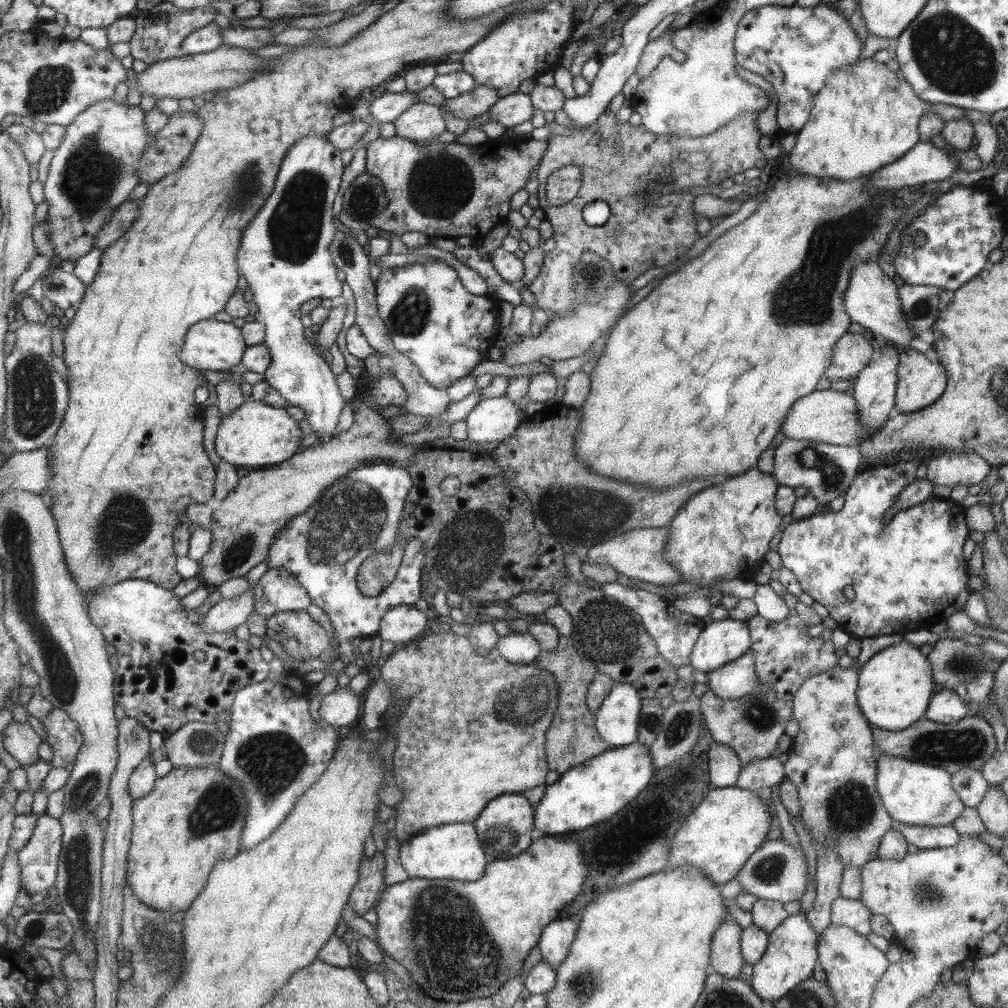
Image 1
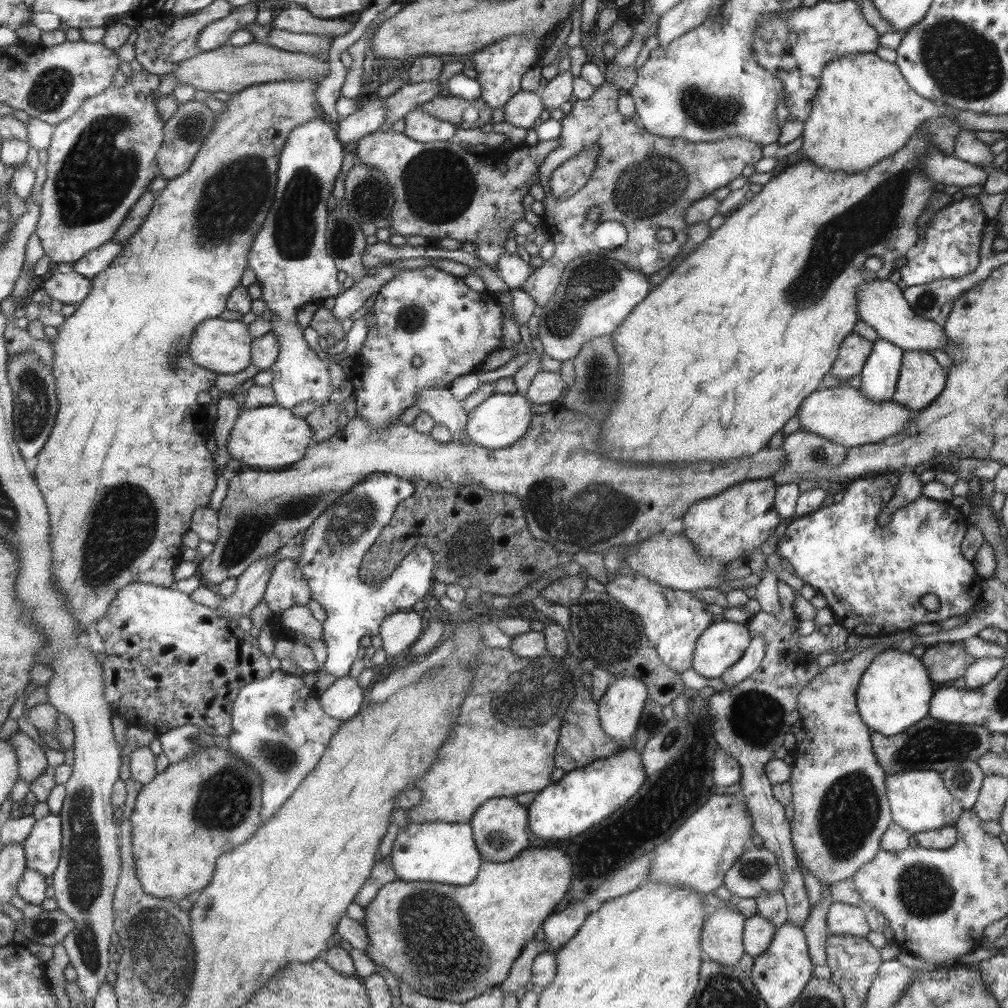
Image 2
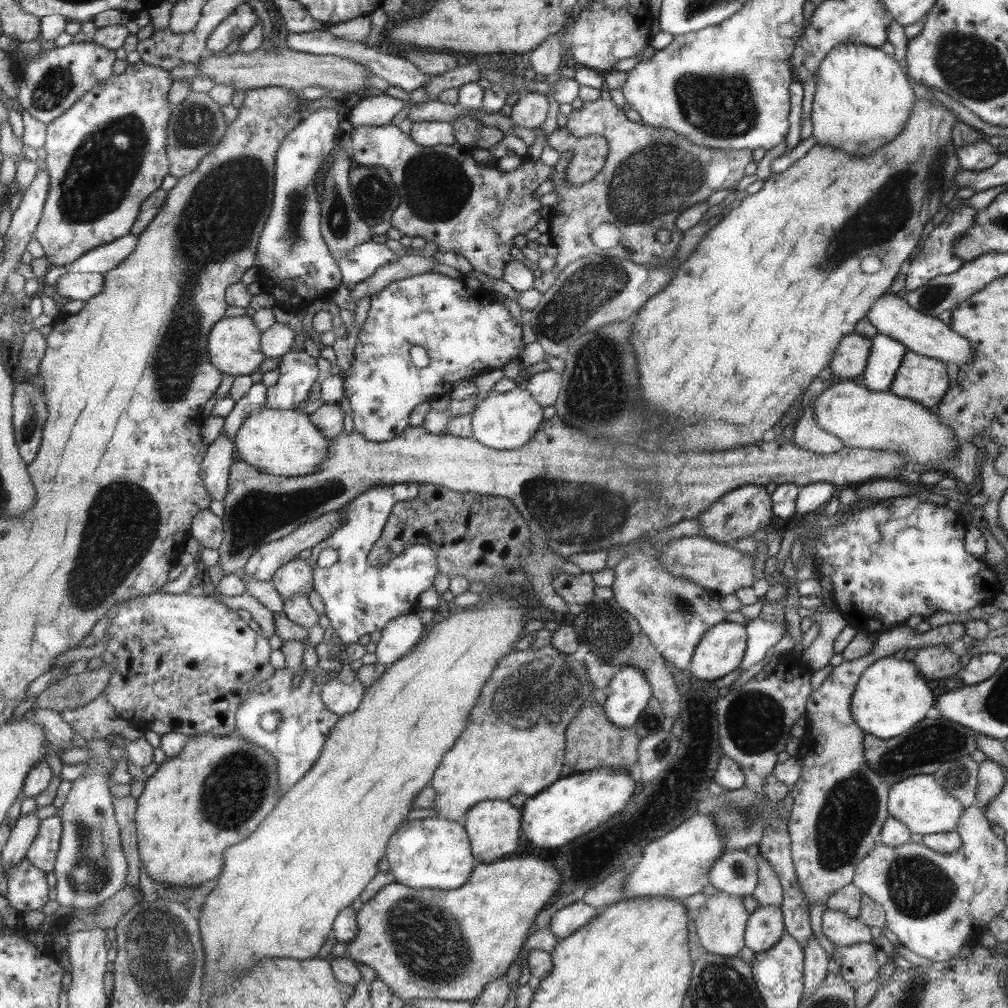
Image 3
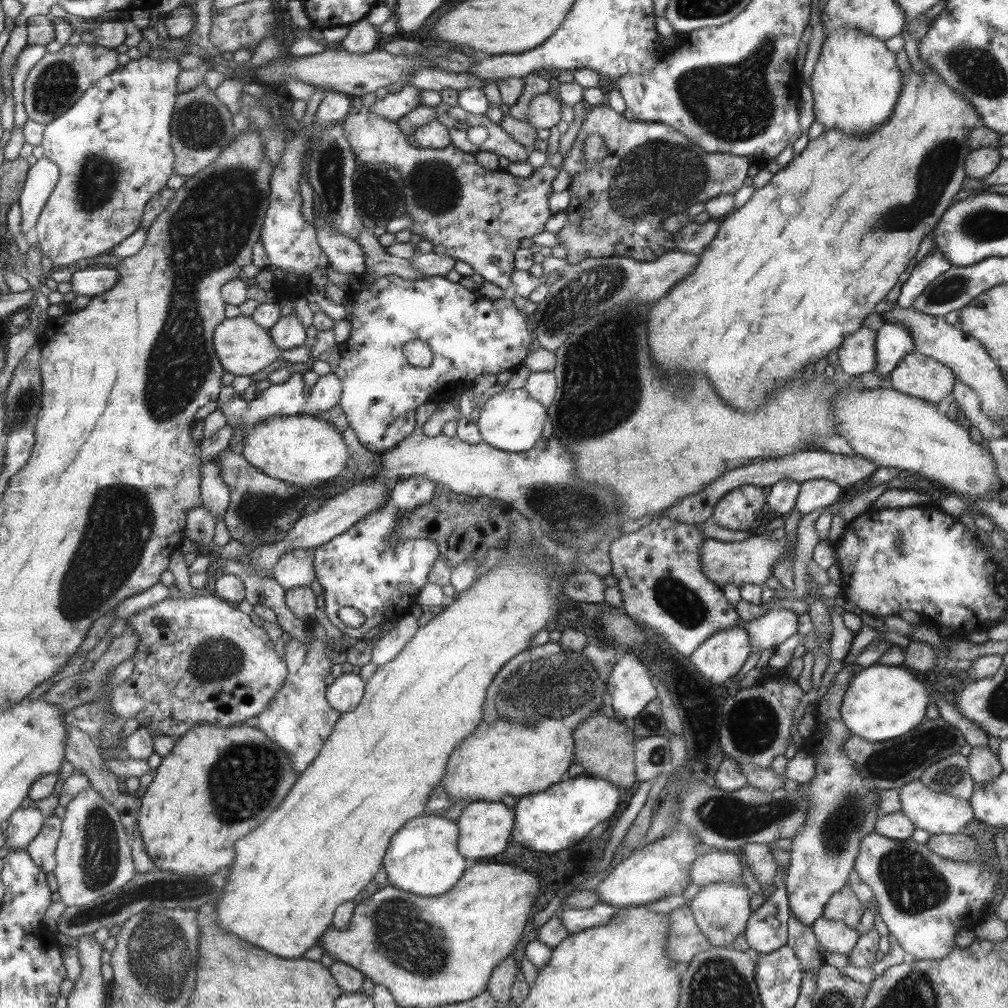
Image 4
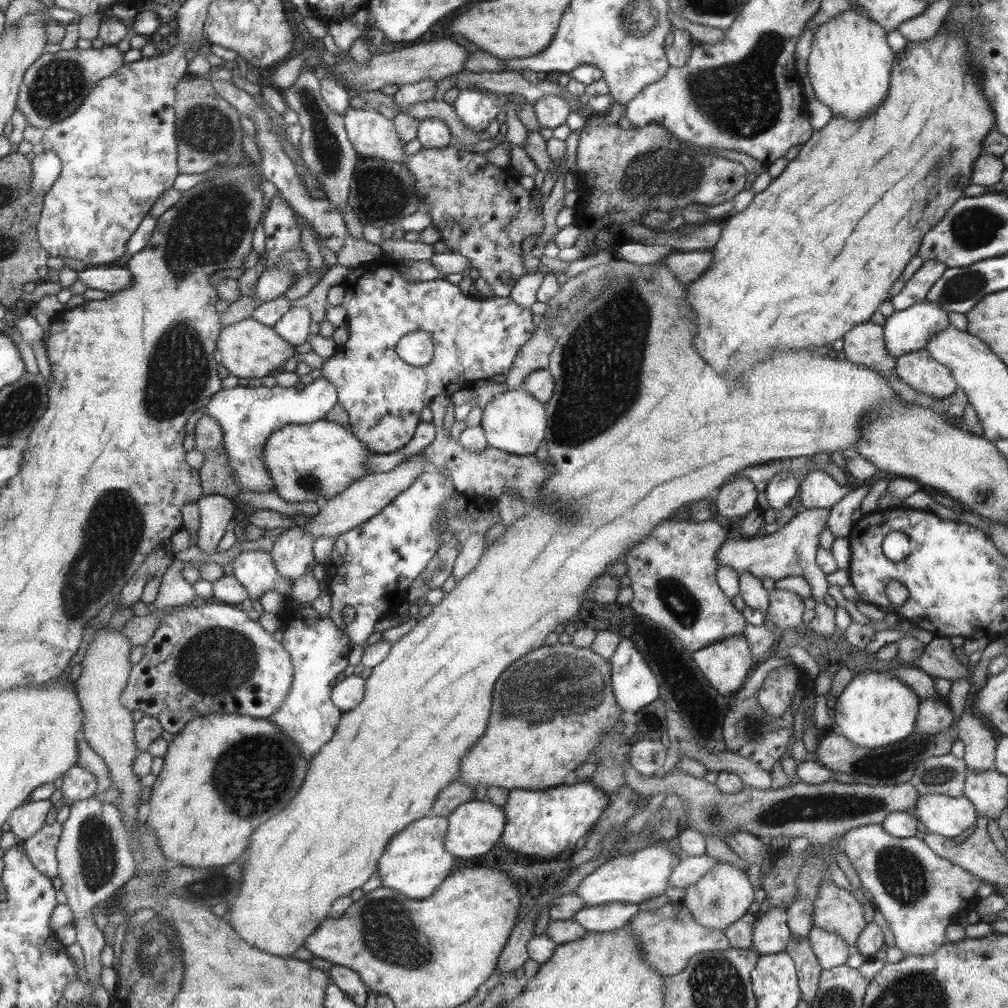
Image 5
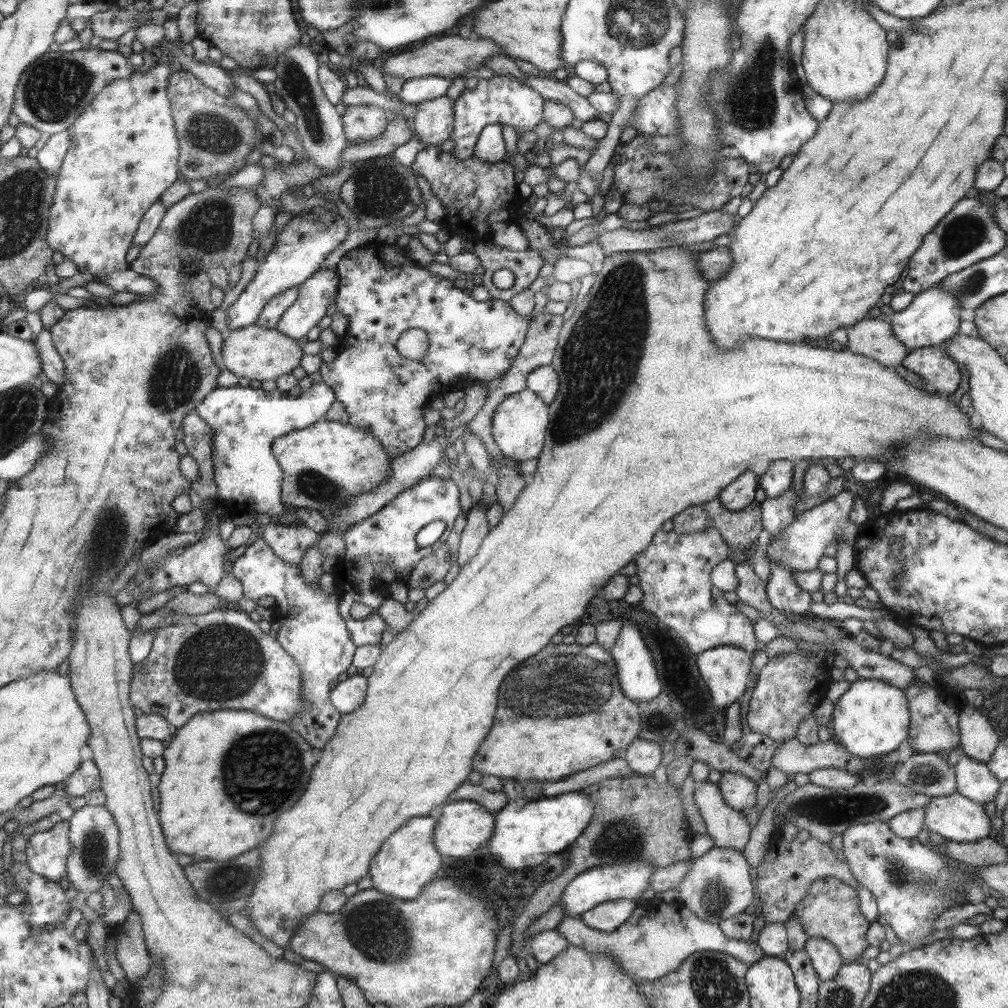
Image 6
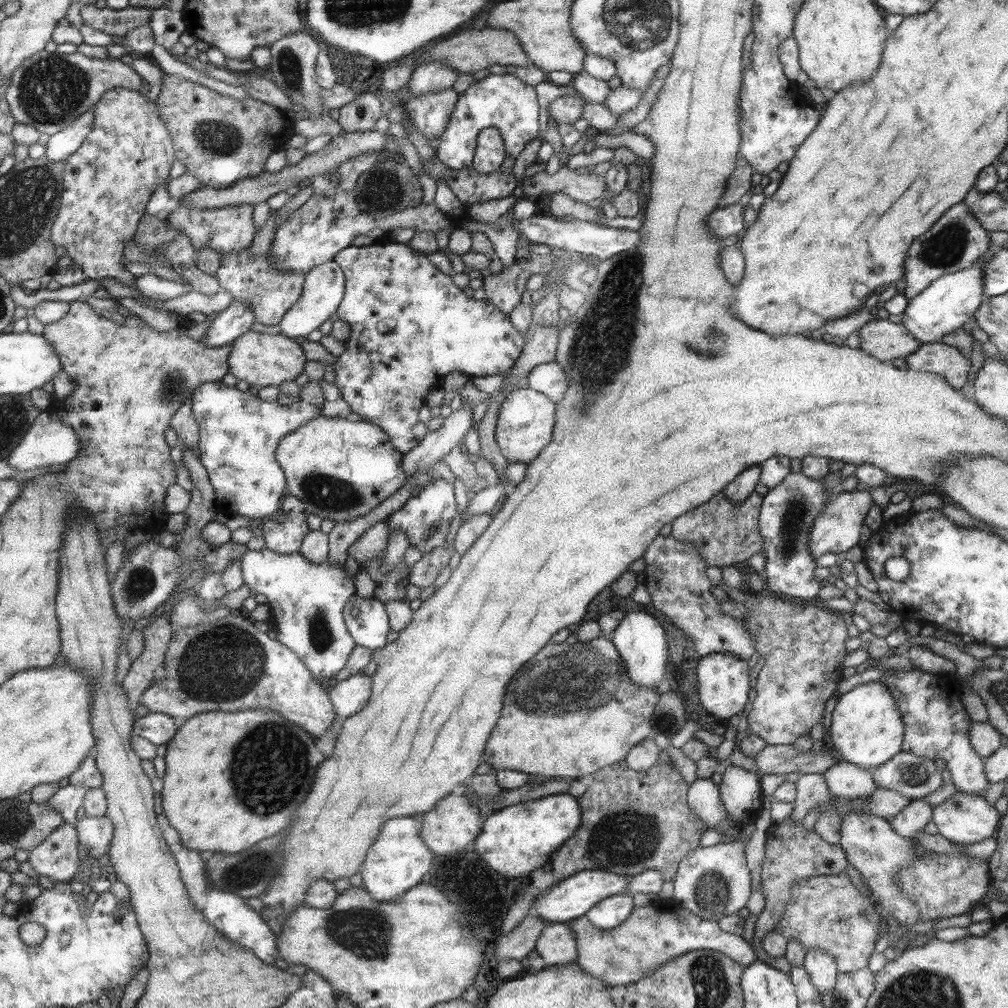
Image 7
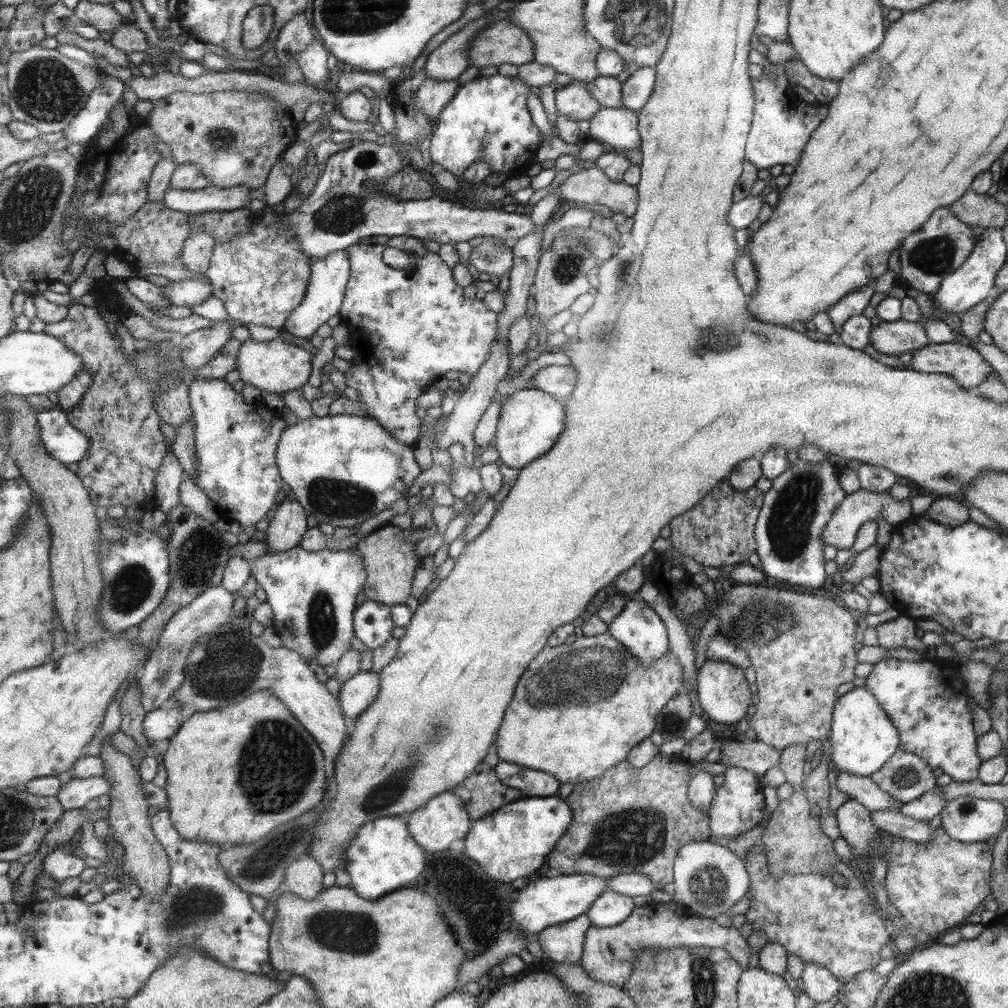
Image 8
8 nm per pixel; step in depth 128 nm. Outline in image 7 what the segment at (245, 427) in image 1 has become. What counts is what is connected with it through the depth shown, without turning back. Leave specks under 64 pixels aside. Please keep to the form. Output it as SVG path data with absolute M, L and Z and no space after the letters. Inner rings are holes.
M320 414L282 439L276 450L276 460L286 473L288 494L305 503L310 517L316 515L336 523L368 514L375 506L392 496L408 478L402 468L403 454L390 443L389 436L381 426L355 417L328 418Z

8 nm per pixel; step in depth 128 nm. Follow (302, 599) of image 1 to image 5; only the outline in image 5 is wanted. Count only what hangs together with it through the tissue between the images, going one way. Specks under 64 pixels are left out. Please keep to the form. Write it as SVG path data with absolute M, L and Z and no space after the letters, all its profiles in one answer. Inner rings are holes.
M303 527L286 529L281 535L272 536L271 539L274 541L274 547L269 553L284 579L295 582L316 566L313 553L315 540Z

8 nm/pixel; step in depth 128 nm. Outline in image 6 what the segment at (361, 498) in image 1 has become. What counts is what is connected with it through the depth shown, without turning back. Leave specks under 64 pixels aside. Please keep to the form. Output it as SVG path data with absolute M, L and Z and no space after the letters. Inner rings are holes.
M438 476L426 477L418 484L412 486L408 490L402 491L386 506L383 506L376 514L362 520L362 522L354 523L345 532L343 536L345 549L339 555L336 566L331 570L336 588L342 591L340 600L340 613L342 618L348 623L349 633L352 635L353 642L358 646L366 646L369 644L380 643L382 632L387 630L387 626L362 626L368 620L378 622L379 609L382 603L391 598L391 593L386 584L376 570L382 562L389 562L394 566L396 578L402 577L402 572L412 571L419 562L425 560L429 554L440 549L453 532L457 518L461 516L460 508L460 491L454 481L449 478ZM441 520L444 522L445 531L442 538L428 548L422 548L417 545L416 534L430 522ZM354 602L362 602L368 608L372 608L373 612L362 620L354 619L350 615L350 608Z

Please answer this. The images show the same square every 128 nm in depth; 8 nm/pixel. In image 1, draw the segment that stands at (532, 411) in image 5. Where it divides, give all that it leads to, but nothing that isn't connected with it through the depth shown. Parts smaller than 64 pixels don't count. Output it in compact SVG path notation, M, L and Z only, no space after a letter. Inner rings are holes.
M505 395L480 399L465 418L468 440L478 445L507 441L522 422L518 410L518 404Z

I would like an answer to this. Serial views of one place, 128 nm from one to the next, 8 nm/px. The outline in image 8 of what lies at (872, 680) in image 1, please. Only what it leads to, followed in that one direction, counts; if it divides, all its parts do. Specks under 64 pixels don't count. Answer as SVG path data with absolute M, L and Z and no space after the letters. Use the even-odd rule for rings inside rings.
M864 686L855 687L838 699L830 729L830 742L831 766L848 774L870 777L894 757L900 748L901 737L877 696Z

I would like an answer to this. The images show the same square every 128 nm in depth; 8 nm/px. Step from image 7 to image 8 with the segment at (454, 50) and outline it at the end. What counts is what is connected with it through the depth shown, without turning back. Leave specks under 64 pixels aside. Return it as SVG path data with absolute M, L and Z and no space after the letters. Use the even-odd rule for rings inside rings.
M509 18L486 26L473 36L468 52L469 66L500 66L514 64L522 66L534 62L532 38L516 26Z

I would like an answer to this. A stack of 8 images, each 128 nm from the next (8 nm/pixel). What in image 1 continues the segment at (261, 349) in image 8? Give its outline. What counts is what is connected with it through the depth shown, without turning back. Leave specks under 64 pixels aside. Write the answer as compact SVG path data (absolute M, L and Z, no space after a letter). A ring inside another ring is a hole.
M214 318L194 323L194 326L190 326L184 346L180 350L180 357L182 363L193 367L195 370L224 372L231 367L239 370L247 349L245 336L242 335L240 328L237 328L233 323L218 322Z

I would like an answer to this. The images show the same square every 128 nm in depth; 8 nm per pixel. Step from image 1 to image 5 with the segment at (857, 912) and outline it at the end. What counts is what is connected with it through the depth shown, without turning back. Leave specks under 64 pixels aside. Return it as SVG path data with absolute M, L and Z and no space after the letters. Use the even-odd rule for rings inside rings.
M813 926L806 936L813 946L821 965L826 968L844 965L853 948L836 931Z

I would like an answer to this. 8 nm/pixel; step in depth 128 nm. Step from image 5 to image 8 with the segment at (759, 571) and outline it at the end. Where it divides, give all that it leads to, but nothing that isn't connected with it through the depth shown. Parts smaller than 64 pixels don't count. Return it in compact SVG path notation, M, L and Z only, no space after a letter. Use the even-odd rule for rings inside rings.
M860 489L852 494L846 495L845 500L841 502L836 512L830 517L827 525L821 532L821 539L825 545L834 546L838 550L850 550L856 542L857 530L868 520L878 520L884 516L886 522L893 526L904 522L908 517L913 516L910 506L910 497L902 501L896 501L886 492L874 492L866 489Z

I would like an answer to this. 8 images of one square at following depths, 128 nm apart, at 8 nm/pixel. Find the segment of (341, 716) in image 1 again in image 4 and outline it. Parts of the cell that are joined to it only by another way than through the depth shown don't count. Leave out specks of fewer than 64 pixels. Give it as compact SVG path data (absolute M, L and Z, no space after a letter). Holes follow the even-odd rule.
M336 673L326 690L330 706L342 713L356 710L365 696L364 681L360 674Z

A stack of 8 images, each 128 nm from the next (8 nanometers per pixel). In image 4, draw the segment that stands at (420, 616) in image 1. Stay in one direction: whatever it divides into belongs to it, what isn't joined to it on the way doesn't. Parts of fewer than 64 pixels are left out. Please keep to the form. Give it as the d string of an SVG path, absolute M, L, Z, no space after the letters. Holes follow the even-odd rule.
M412 614L402 617L396 626L373 646L371 661L377 665L392 662L414 638L419 627L419 619Z

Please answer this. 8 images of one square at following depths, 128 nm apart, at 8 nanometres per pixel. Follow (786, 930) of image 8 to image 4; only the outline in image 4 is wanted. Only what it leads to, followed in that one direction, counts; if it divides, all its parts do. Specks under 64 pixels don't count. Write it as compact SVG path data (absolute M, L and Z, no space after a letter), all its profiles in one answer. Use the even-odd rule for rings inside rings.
M850 885L839 890L825 906L825 914L822 918L826 920L838 920L844 922L852 929L858 929L860 918L864 914L864 904L861 899L856 898Z

